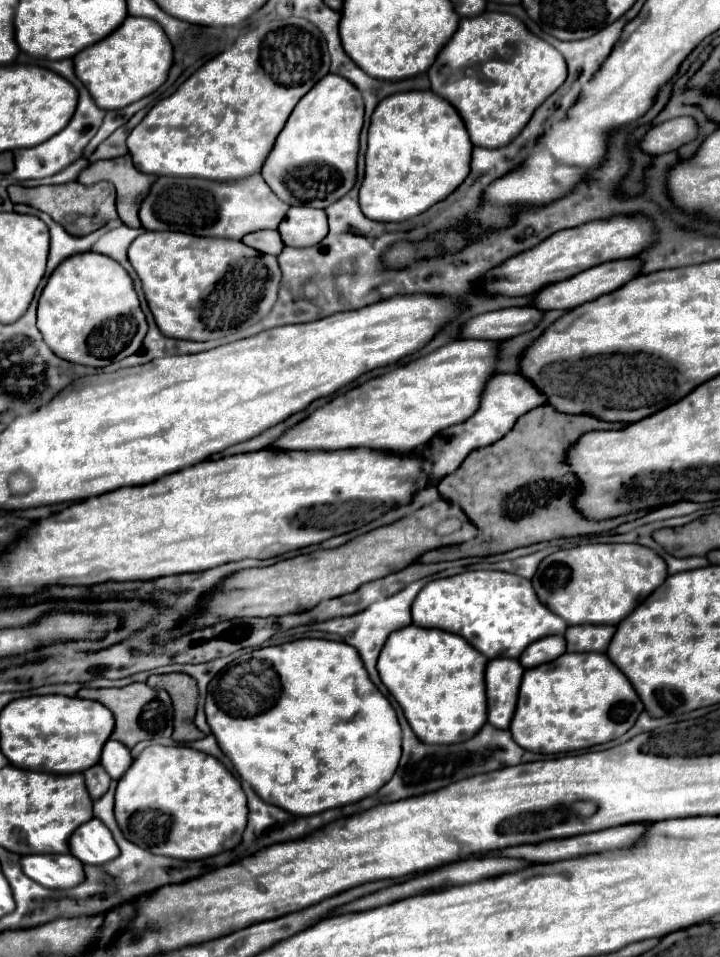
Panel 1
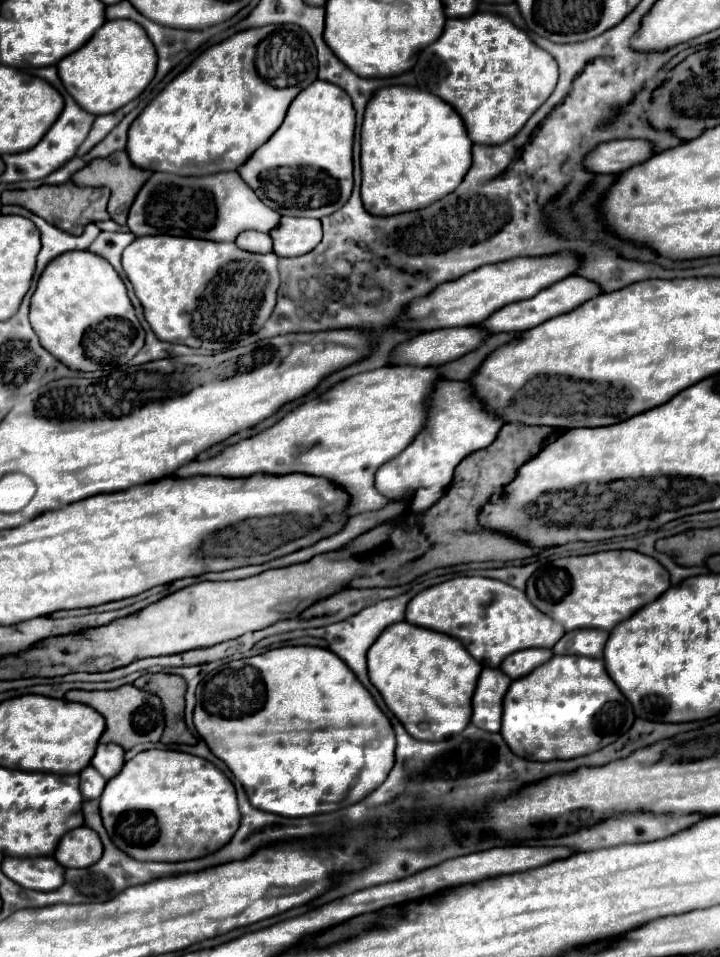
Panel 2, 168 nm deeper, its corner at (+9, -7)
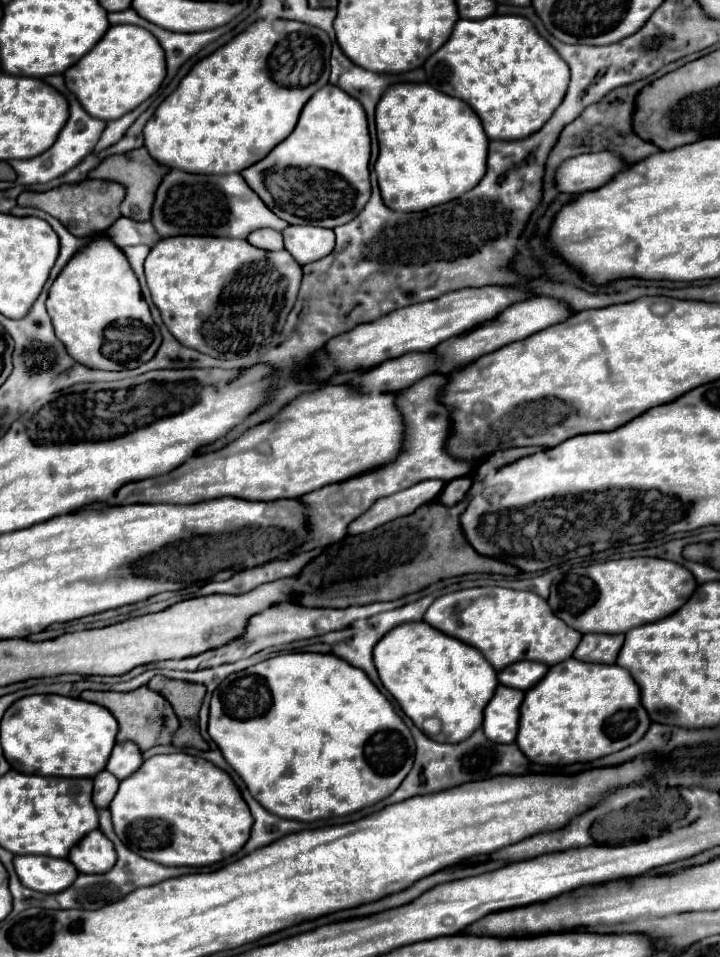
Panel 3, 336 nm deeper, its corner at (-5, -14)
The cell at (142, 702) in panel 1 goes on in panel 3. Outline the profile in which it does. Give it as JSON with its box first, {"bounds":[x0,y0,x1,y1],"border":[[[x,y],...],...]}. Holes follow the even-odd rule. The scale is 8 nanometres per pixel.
{"bounds":[81,687,179,751],"border":[[[139,687],[139,689],[127,691],[127,693],[83,691],[81,699],[107,707],[115,715],[115,719],[119,723],[117,741],[119,743],[123,743],[123,741],[135,741],[141,747],[141,751],[151,749],[155,745],[169,745],[171,743],[171,735],[179,727],[179,721],[175,717],[175,711],[173,711],[171,703],[167,703],[167,699],[163,699],[163,695],[159,695],[157,691],[151,691],[147,687]]]}

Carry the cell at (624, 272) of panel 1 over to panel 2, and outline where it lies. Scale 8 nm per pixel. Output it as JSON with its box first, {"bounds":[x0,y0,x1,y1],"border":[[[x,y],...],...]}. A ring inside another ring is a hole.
{"bounds":[485,276,603,334],"border":[[[569,276],[565,280],[559,280],[557,284],[541,290],[537,296],[533,296],[529,300],[509,304],[509,306],[493,312],[493,316],[489,316],[489,320],[485,322],[485,328],[489,328],[489,332],[493,332],[493,334],[505,332],[505,330],[529,330],[529,328],[535,328],[537,324],[541,324],[541,322],[545,322],[553,316],[571,312],[573,308],[581,306],[583,302],[587,302],[593,296],[599,296],[599,294],[603,294],[603,290],[597,282],[593,282],[589,278],[583,278],[583,276]]]}

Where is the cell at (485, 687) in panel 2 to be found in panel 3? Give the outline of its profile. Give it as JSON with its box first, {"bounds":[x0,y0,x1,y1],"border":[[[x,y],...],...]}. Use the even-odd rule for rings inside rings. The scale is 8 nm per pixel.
{"bounds":[483,685,523,743],"border":[[[499,685],[493,699],[485,707],[483,731],[493,743],[513,743],[517,735],[519,705],[523,701],[523,691]]]}

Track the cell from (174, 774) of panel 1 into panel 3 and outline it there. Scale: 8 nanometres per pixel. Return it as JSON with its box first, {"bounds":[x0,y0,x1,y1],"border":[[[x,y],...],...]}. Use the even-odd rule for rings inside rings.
{"bounds":[109,753,251,867],"border":[[[169,753],[155,755],[147,759],[139,771],[123,779],[109,811],[113,815],[113,825],[117,837],[135,853],[145,859],[163,863],[163,865],[187,865],[187,867],[205,867],[217,861],[223,861],[235,855],[243,843],[247,843],[251,833],[251,813],[243,797],[239,795],[237,785],[223,769],[215,767],[211,761],[193,757],[187,753]]]}

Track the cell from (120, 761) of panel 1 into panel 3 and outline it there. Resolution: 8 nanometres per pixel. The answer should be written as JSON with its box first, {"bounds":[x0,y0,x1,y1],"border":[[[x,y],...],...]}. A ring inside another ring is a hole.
{"bounds":[107,741,143,781],"border":[[[125,741],[125,743],[117,743],[111,757],[109,757],[109,763],[107,763],[107,771],[111,771],[119,781],[133,775],[143,763],[143,755],[141,755],[141,749],[131,743],[131,741]]]}

